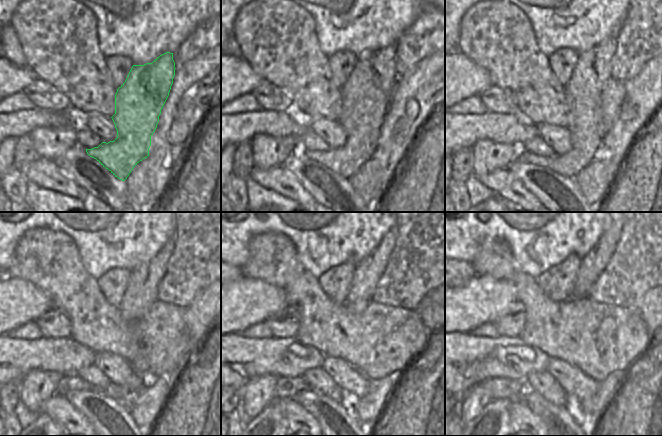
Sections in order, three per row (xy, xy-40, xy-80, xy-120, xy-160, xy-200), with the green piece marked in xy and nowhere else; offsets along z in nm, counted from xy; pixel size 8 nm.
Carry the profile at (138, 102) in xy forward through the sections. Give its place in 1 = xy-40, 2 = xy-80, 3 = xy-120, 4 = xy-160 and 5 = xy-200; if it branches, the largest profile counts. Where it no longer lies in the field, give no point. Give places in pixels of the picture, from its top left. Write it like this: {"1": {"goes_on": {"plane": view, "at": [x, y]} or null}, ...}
{"1": {"goes_on": {"plane": "xy-40", "at": [365, 96]}}, "2": {"goes_on": {"plane": "xy-80", "at": [593, 68]}}, "3": {"goes_on": {"plane": "xy-120", "at": [141, 292]}}, "4": {"goes_on": {"plane": "xy-160", "at": [368, 271]}}, "5": {"goes_on": {"plane": "xy-200", "at": [592, 265]}}}

